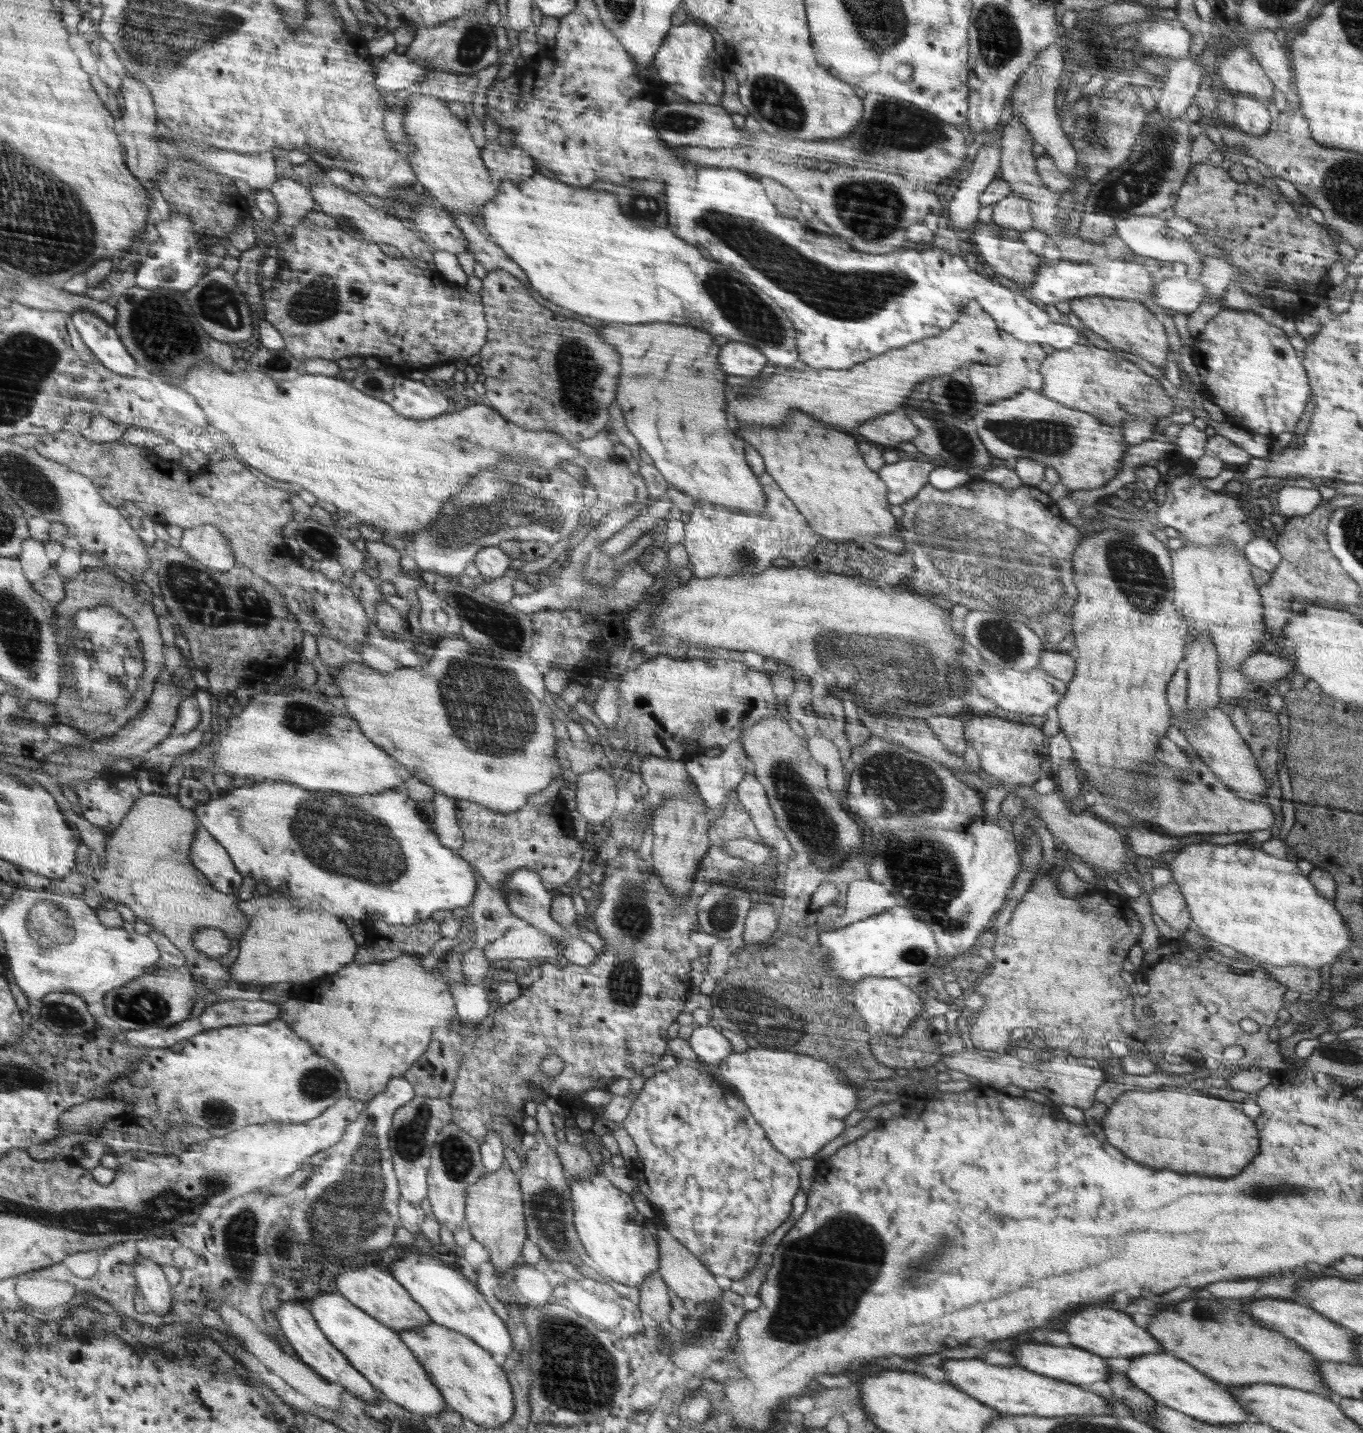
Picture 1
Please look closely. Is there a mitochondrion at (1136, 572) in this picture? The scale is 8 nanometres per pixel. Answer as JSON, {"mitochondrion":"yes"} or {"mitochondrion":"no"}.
{"mitochondrion":"yes"}

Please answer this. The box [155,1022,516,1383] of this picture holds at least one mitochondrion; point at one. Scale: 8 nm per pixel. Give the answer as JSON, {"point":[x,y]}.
{"point":[364,1220]}

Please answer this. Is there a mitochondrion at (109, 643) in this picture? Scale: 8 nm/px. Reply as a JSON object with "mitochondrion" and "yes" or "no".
{"mitochondrion":"yes"}

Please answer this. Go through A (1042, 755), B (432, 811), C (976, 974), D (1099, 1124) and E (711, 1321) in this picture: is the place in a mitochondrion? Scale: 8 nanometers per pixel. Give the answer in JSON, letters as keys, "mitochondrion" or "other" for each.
{"A":"other","B":"other","C":"other","D":"other","E":"mitochondrion"}

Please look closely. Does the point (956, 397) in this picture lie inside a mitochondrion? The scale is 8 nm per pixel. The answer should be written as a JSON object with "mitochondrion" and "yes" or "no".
{"mitochondrion":"yes"}

